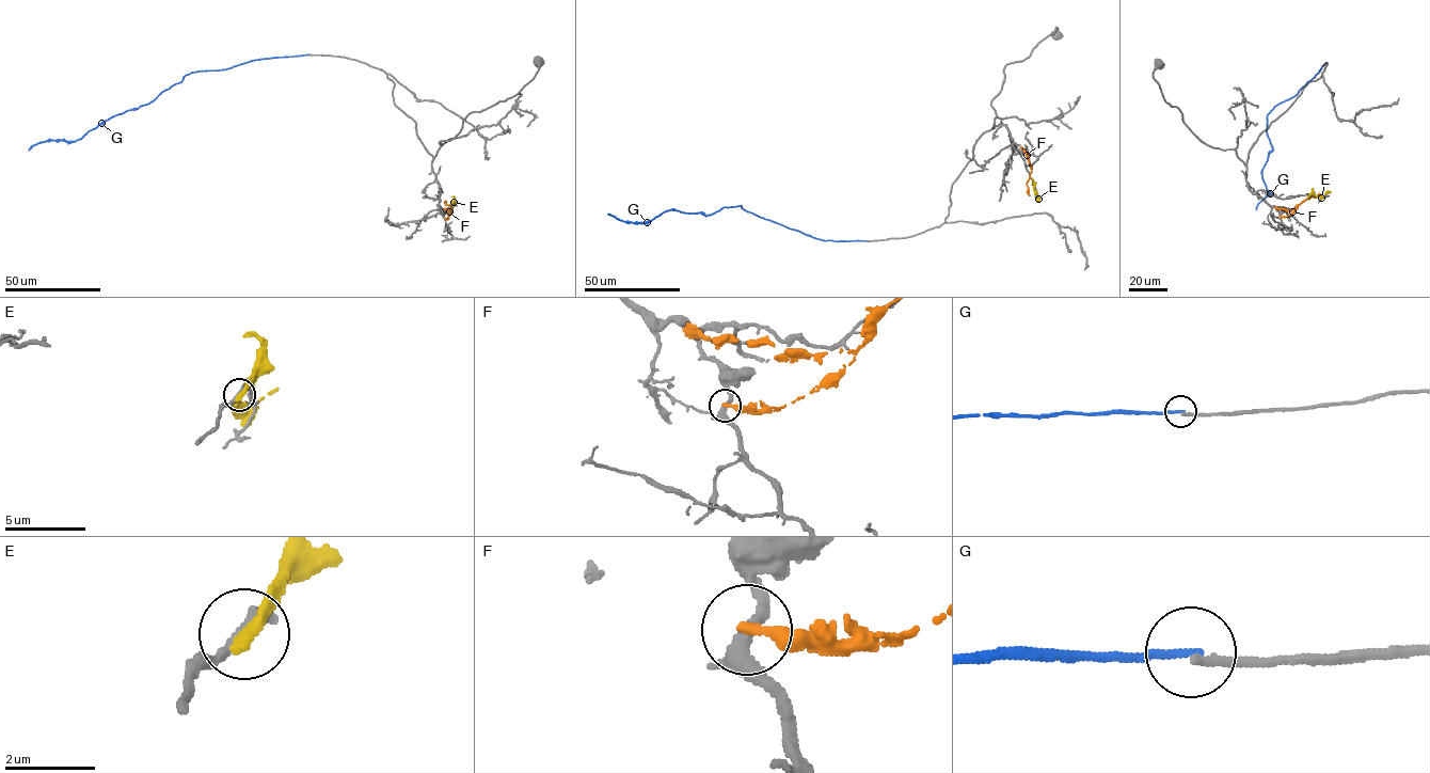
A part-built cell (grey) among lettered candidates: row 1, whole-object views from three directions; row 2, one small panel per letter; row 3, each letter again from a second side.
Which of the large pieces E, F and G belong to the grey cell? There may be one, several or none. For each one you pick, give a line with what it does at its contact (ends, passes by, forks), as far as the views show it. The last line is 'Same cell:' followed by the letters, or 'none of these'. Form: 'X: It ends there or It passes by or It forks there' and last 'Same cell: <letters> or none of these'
Same cell: none of these

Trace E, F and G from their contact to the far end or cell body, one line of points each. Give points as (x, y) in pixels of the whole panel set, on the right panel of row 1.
E: (1308, 196), (1311, 193), (1322, 196), (1330, 191)
F: (1280, 217), (1288, 216), (1304, 200), (1323, 193)
G: (1322, 66), (1297, 93), (1268, 114), (1266, 131), (1272, 150), (1261, 175), (1271, 193), (1255, 209)

